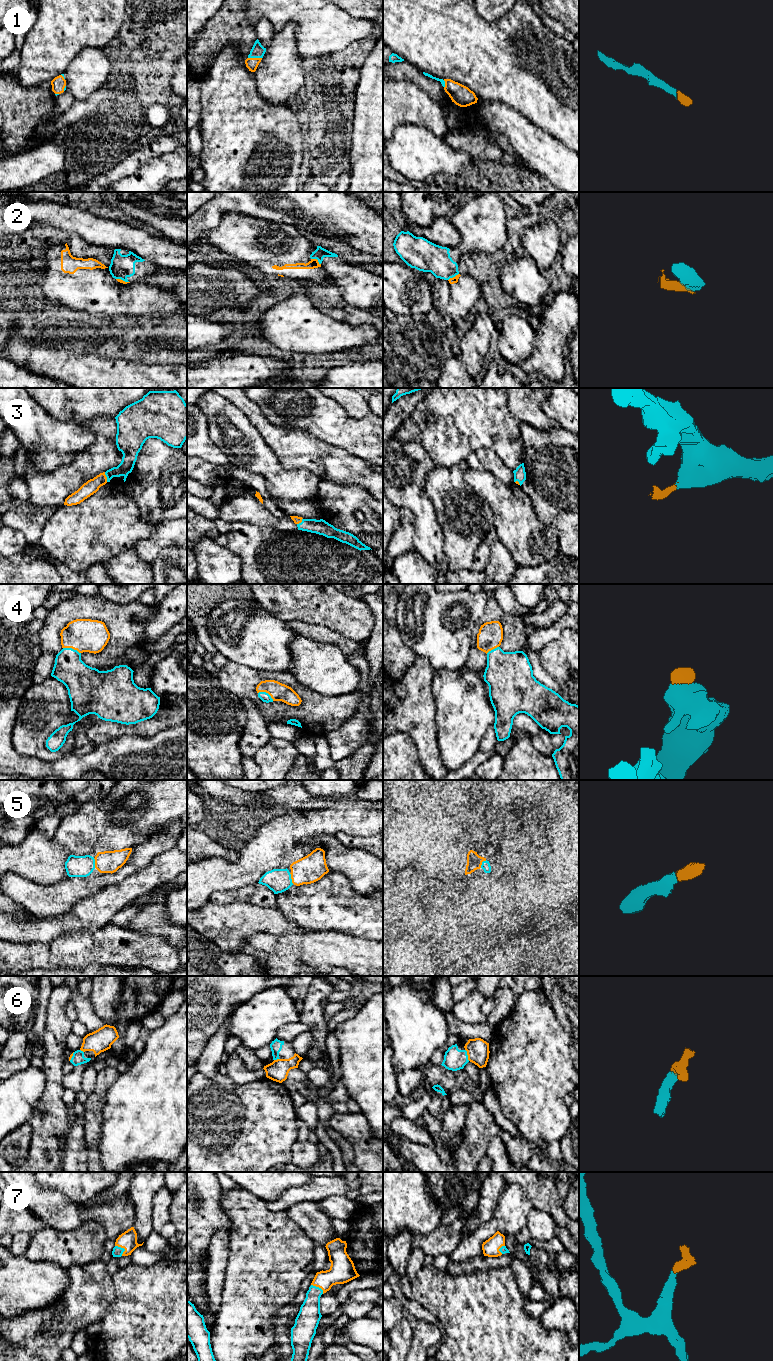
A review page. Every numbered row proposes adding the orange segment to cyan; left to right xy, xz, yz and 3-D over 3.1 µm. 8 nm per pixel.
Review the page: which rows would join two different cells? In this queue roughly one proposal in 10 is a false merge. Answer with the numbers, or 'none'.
2

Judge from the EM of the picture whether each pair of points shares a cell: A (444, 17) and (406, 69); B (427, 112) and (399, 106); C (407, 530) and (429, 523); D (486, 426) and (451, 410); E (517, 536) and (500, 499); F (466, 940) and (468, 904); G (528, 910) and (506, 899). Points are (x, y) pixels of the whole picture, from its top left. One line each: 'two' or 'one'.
A: two
B: one
C: two
D: one
E: one
F: two
G: two

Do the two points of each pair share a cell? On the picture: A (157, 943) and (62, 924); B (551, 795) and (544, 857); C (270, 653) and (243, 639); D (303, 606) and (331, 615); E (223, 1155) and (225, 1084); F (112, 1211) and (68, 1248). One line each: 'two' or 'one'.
A: two
B: two
C: one
D: one
E: one
F: two

